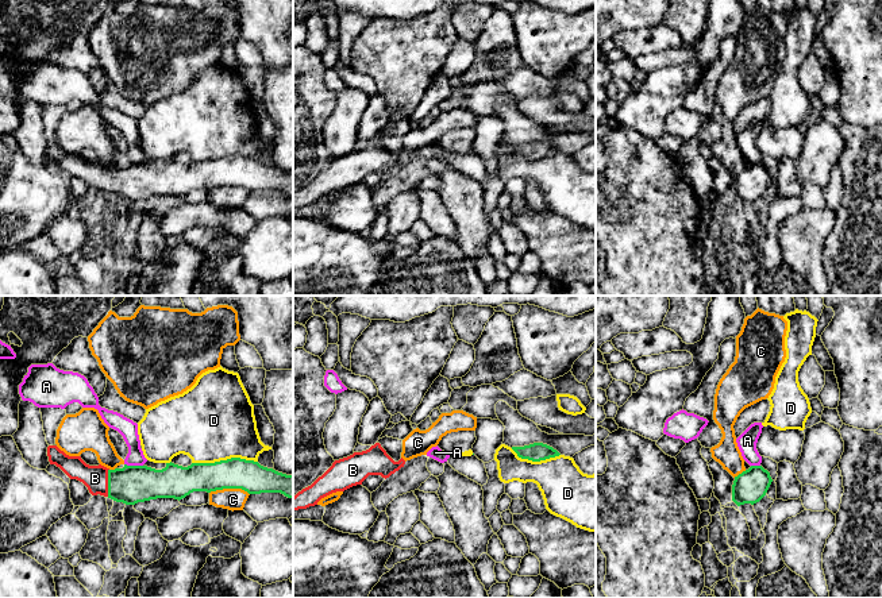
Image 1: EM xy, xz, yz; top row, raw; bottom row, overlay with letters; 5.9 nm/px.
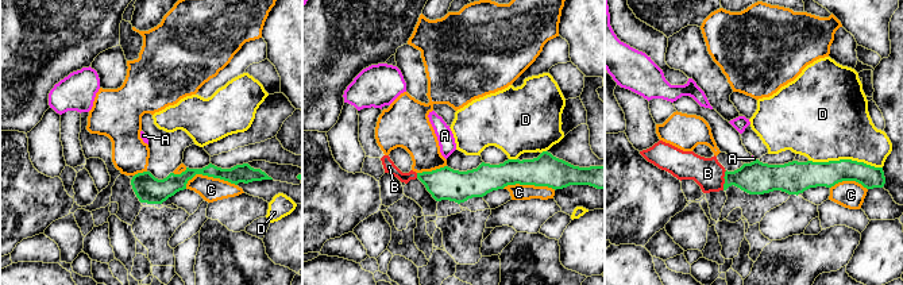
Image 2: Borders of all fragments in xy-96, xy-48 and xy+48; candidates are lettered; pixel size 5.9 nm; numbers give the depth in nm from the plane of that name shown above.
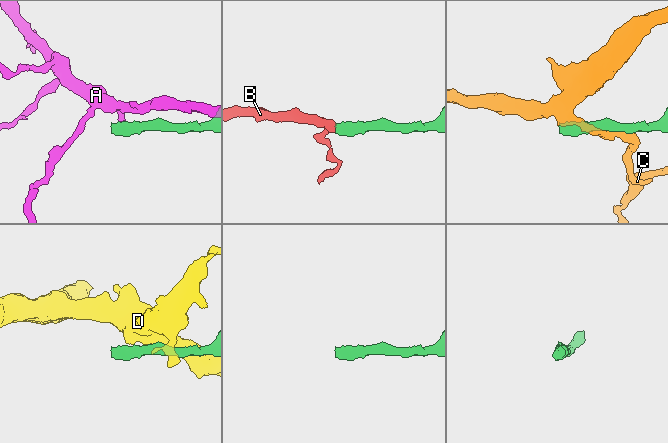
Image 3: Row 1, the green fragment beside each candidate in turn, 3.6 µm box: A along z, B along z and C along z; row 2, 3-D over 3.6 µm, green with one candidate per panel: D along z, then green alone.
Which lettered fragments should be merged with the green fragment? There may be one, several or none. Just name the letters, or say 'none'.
B

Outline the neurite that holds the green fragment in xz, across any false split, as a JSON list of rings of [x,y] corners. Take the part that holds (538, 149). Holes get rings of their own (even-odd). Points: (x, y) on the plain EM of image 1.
[[[534,140],[524,144],[512,144],[512,147],[519,155],[532,159],[540,159],[561,153],[556,147],[543,140]]]

